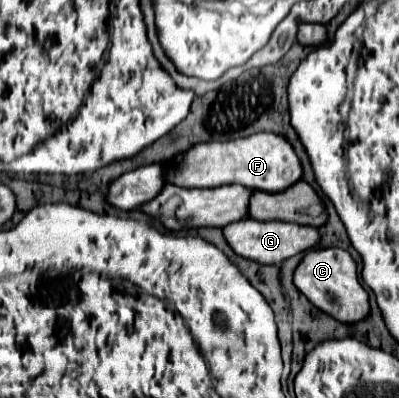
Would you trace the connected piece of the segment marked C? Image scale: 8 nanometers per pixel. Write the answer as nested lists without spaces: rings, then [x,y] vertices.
[[[316,247],[304,255],[294,271],[294,285],[324,313],[332,315],[342,323],[354,323],[368,315],[370,303],[368,293],[358,281],[358,267],[348,251],[340,247]]]

